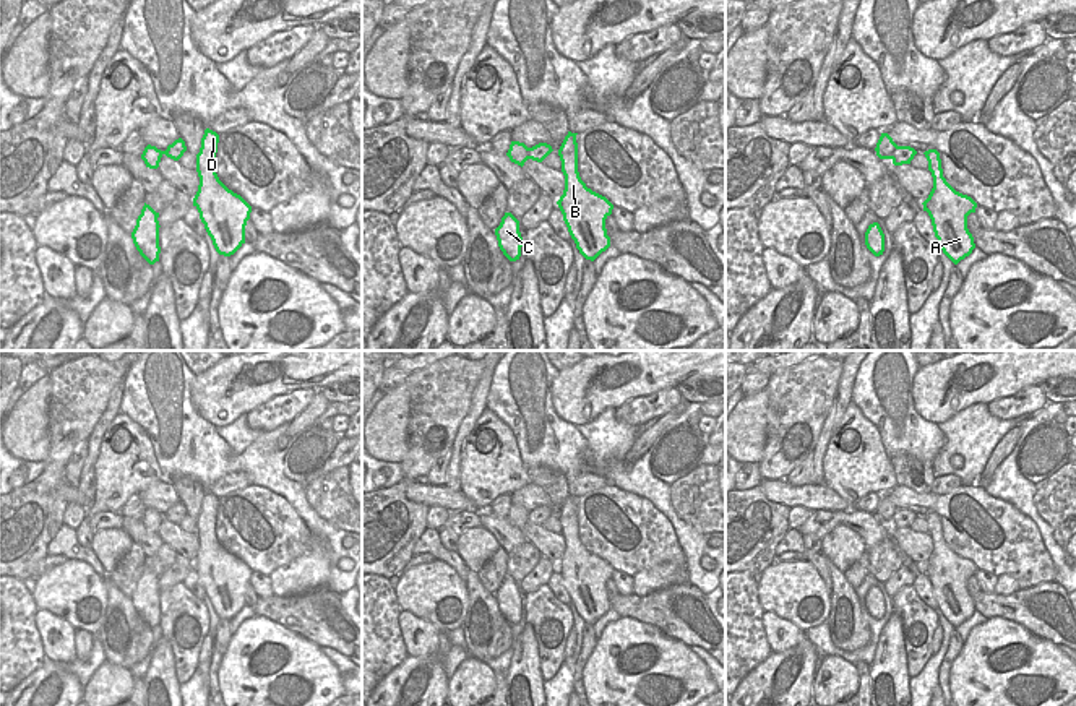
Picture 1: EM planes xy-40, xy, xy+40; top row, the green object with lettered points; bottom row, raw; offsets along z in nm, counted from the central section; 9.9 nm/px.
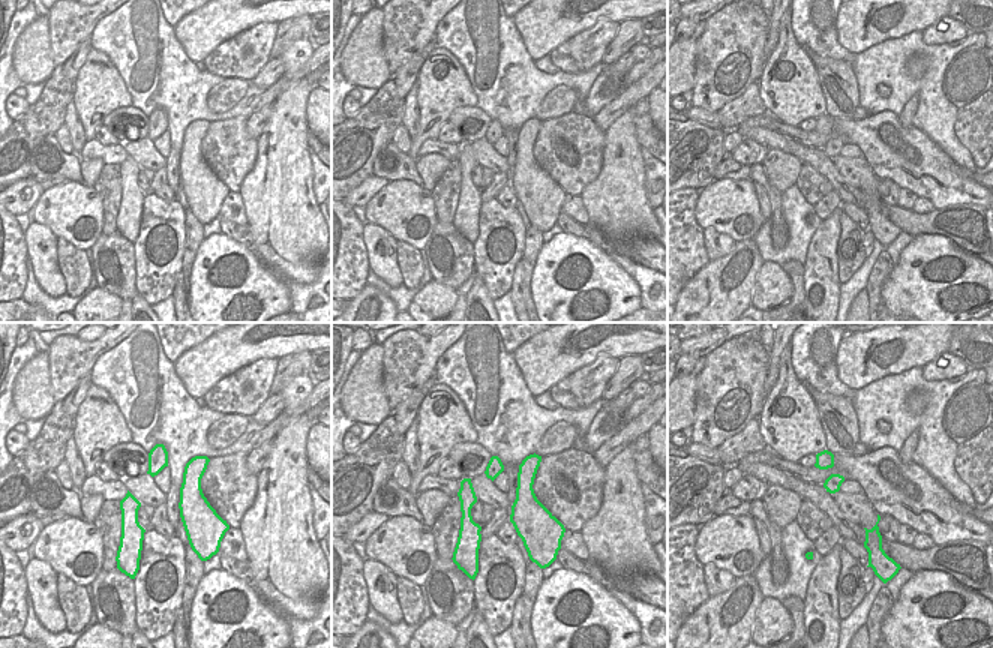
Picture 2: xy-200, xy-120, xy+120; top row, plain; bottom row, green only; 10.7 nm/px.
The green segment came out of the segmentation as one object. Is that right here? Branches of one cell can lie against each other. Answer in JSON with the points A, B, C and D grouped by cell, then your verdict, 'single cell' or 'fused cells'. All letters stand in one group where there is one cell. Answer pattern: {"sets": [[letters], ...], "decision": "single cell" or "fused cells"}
{"sets": [["A", "B", "C", "D"]], "decision": "single cell"}

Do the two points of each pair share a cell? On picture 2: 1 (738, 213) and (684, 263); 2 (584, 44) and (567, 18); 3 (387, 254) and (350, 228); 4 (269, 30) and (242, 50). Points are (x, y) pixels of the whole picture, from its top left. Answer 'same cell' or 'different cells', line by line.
1: different cells
2: different cells
3: different cells
4: same cell

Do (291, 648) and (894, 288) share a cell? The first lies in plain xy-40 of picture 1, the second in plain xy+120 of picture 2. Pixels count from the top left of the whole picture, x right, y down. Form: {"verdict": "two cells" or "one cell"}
{"verdict": "one cell"}

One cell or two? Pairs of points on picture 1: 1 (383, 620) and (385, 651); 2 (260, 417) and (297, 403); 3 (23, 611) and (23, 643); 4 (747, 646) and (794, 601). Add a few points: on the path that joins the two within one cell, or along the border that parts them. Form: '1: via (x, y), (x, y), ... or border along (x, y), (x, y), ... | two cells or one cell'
1: via (383, 628), (383, 643) | one cell
2: via (270, 414), (288, 413) | one cell
3: via (23, 619), (23, 635) | one cell
4: border along (757, 585), (757, 598), (765, 611) | two cells

